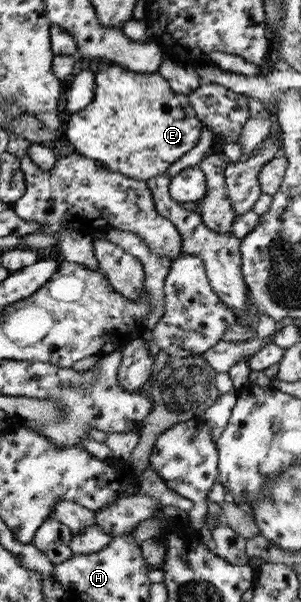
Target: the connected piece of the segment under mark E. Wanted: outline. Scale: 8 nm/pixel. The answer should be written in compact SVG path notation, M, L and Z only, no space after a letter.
M110 63L96 72L96 93L92 104L71 114L65 134L77 153L101 161L112 171L147 182L153 177L165 175L181 157L196 148L203 130L204 124L197 118L196 109L188 96L176 94L164 76L157 72L143 74Z

